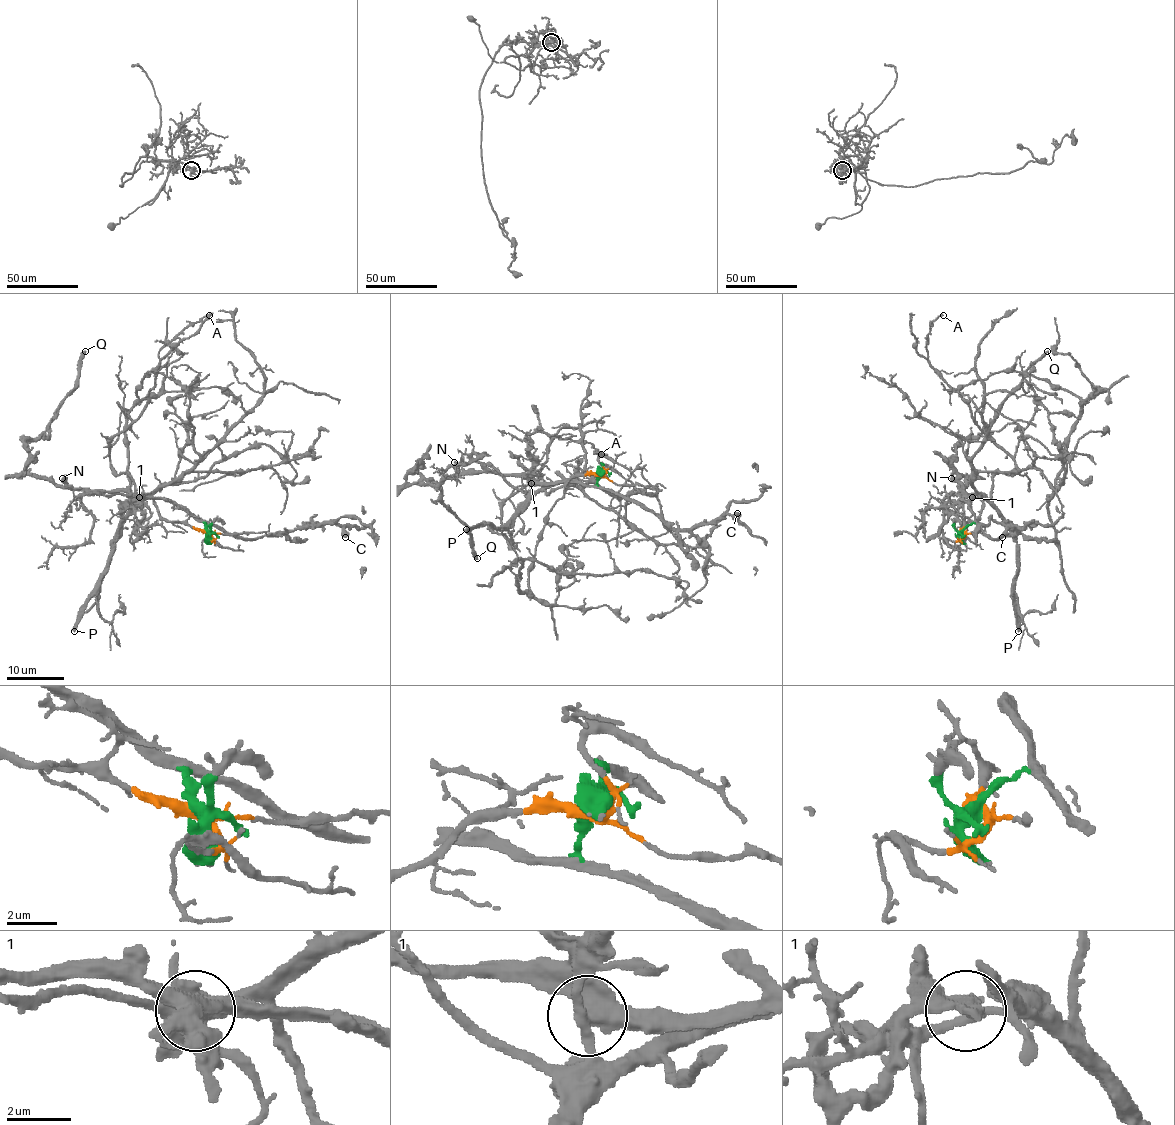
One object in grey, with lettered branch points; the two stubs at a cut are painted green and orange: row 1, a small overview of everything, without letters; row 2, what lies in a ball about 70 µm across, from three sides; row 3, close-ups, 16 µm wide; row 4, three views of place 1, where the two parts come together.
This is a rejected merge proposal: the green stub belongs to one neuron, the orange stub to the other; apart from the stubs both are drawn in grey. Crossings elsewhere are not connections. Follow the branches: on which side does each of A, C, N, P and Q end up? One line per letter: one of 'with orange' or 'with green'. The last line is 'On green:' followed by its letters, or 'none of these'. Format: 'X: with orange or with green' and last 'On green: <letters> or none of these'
A: with orange
C: with green
N: with green
P: with orange
Q: with green
On green: C, N, Q

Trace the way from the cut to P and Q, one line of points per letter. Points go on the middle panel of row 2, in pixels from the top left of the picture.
P: (599, 474), (579, 474), (552, 491), (536, 493), (506, 527), (479, 524), (466, 530)
Q: (599, 474), (593, 485), (465, 471), (408, 483), (421, 464), (468, 527), (476, 558)

